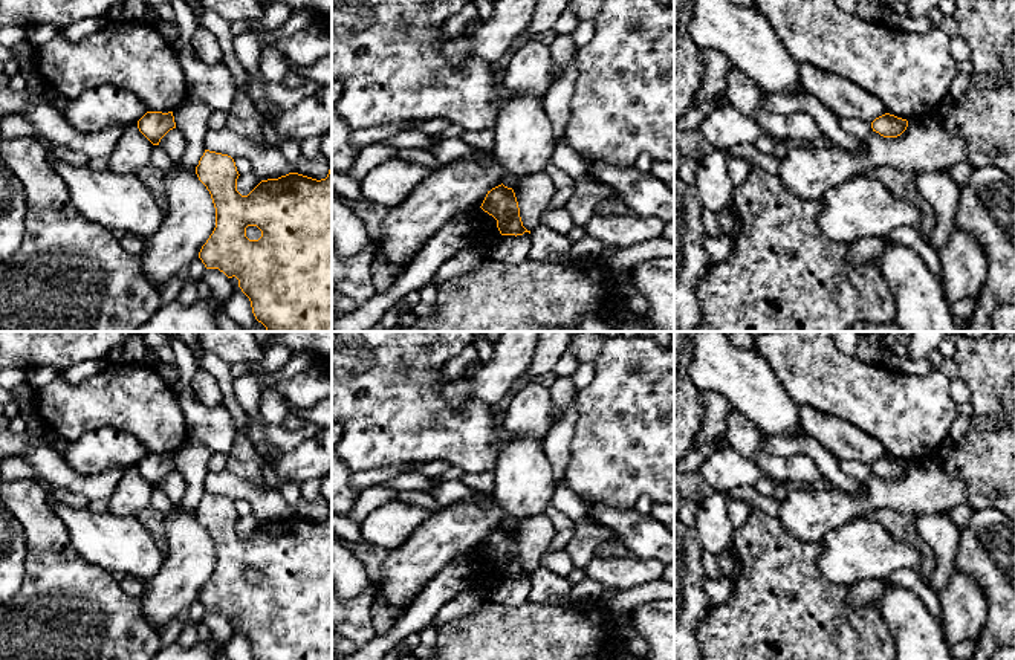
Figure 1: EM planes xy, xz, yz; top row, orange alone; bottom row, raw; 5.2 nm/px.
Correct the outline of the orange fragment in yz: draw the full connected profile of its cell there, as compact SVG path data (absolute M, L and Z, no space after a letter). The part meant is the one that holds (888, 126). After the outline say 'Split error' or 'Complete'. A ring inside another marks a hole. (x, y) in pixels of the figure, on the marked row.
M885 113L871 122L873 131L879 133L884 138L897 138L906 130L906 127L906 119L897 118L890 113Z. Complete

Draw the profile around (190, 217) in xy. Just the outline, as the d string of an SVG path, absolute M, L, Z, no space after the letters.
M173 163L164 183L165 218L156 234L145 238L147 246L138 255L142 273L157 290L188 269L216 228L211 194L196 170Z

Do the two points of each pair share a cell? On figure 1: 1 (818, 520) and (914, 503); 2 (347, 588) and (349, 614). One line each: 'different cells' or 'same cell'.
1: same cell
2: different cells

